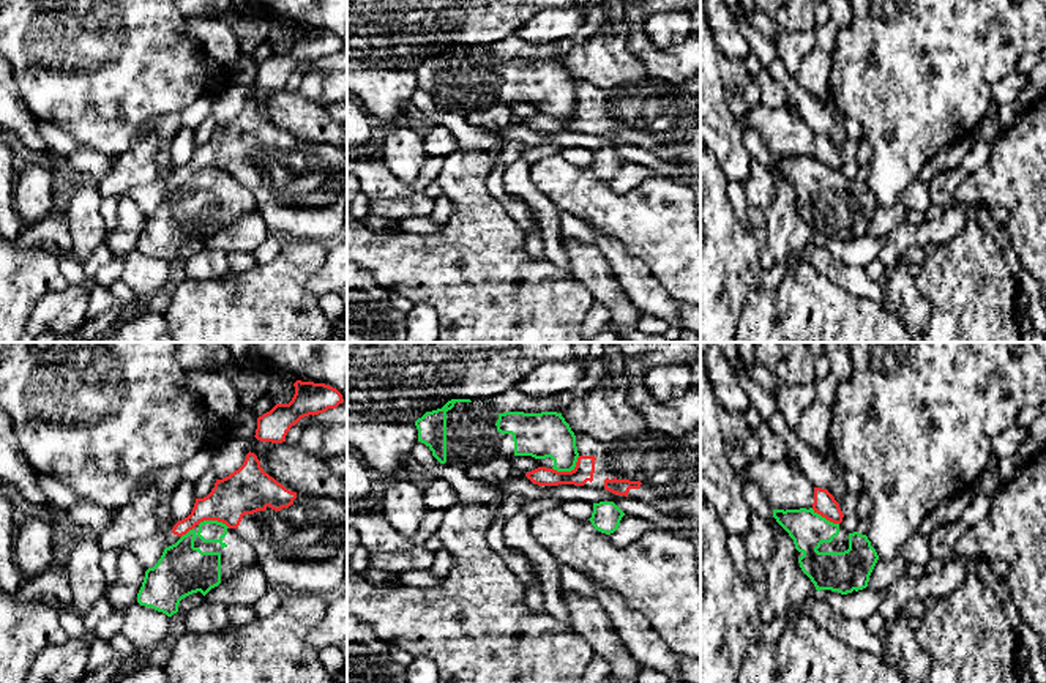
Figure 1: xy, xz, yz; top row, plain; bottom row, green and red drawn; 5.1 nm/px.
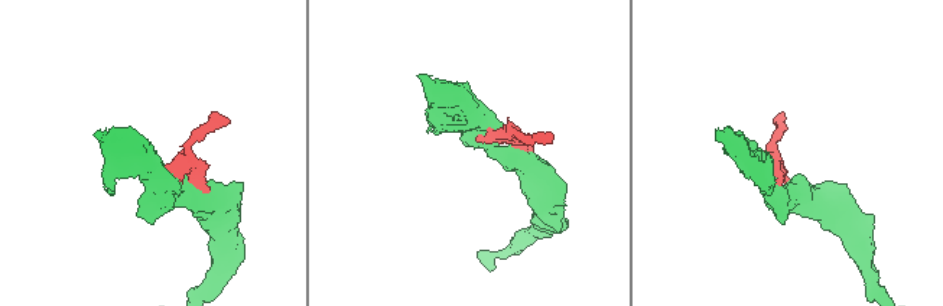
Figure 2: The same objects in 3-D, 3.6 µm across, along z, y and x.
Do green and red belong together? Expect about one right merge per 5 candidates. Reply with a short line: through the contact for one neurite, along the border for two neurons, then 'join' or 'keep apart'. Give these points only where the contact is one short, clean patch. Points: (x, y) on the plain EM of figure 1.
xz (579, 103), (570, 117), (552, 115) | keep apart

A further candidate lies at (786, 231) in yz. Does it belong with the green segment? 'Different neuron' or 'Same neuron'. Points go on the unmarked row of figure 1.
Different neuron

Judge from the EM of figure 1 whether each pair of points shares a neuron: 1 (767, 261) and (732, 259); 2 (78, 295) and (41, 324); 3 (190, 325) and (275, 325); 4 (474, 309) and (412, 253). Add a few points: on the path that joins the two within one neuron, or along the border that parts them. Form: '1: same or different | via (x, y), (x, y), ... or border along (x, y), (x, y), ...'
1: different | border along (750, 234), (759, 256)
2: same | via (68, 305), (62, 311), (51, 314)
3: same | via (210, 325), (254, 325)
4: same | via (458, 294), (428, 268)

